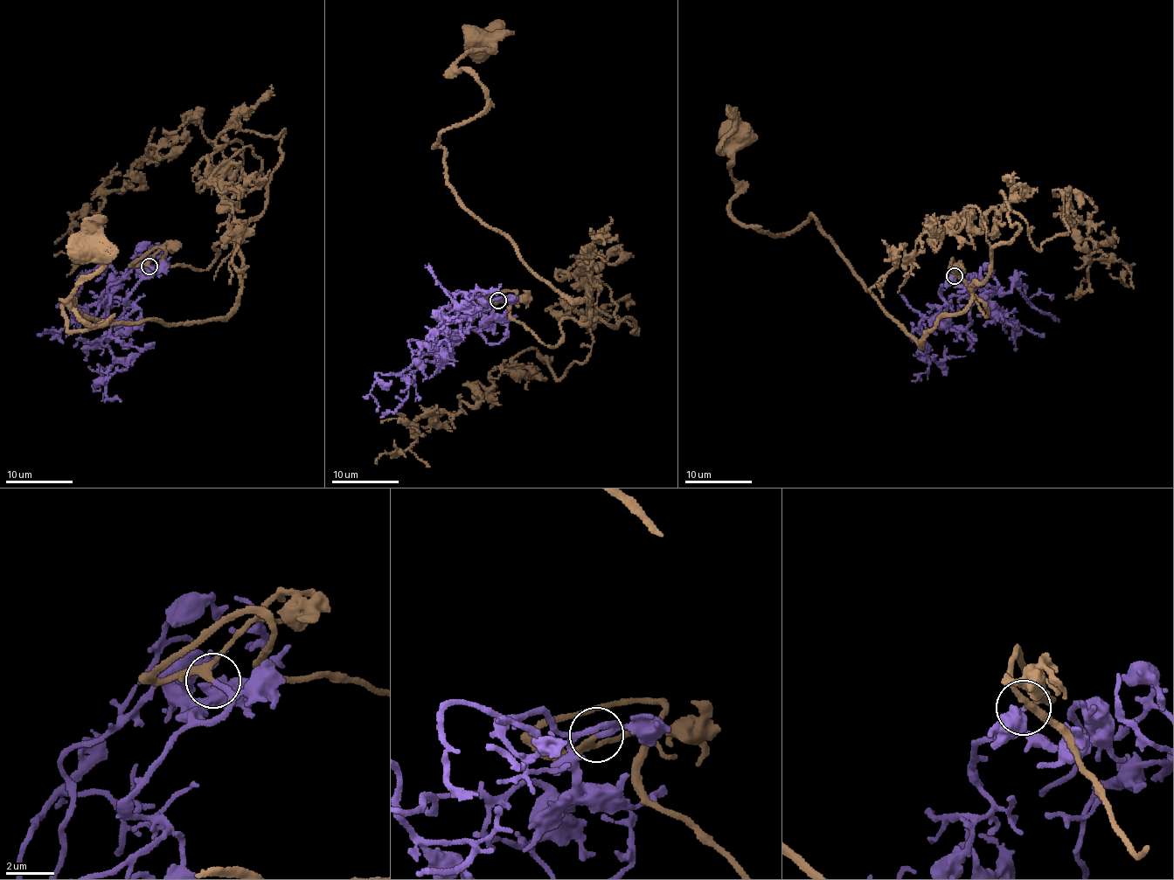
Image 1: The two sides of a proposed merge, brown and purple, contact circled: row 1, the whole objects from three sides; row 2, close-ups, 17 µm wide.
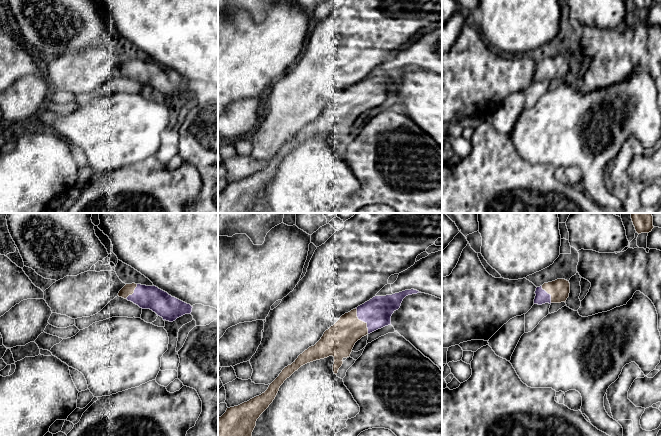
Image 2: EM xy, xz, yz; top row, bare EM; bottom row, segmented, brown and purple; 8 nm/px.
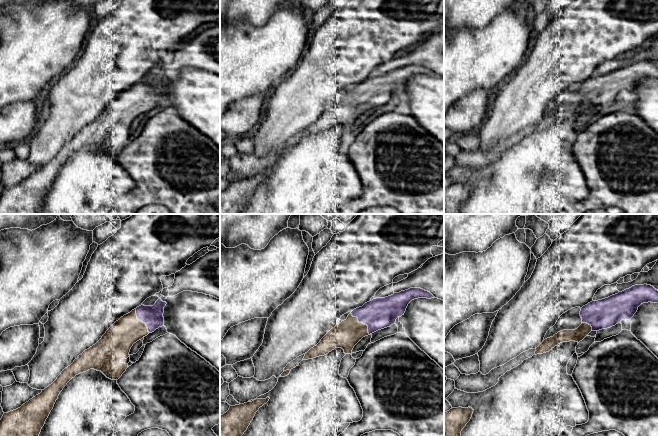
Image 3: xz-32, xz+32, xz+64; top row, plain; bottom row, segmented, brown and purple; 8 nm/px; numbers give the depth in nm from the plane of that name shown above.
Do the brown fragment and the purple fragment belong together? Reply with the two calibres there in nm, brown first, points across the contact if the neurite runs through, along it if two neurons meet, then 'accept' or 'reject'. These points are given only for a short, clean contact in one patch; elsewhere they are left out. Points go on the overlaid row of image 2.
260/240 nm | across xz (338, 341), (355, 324), (362, 321), (377, 312) | accept

